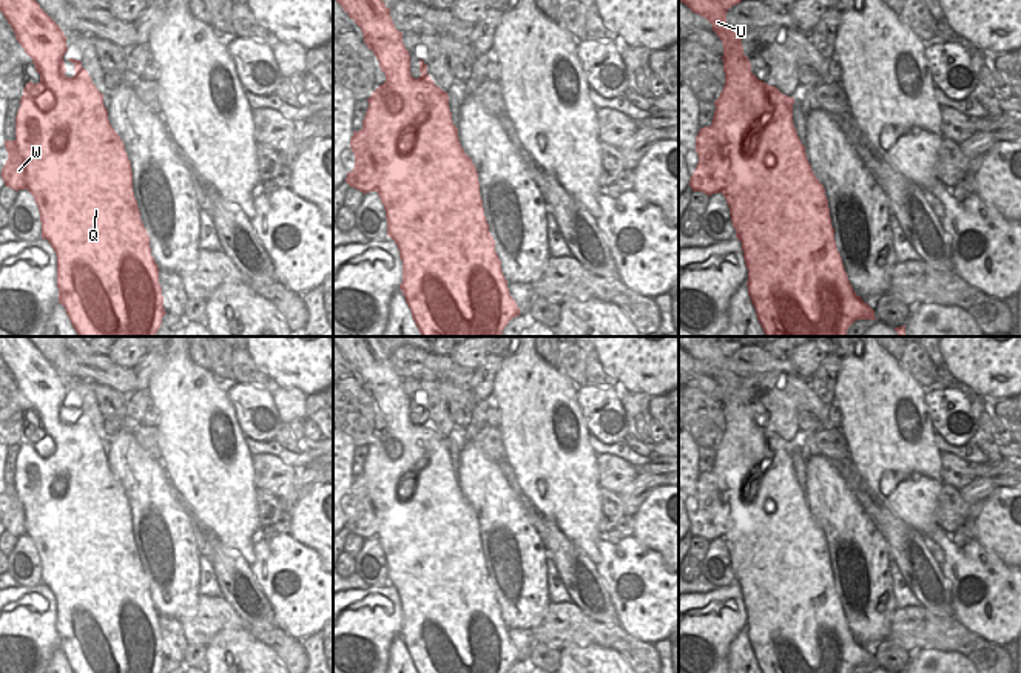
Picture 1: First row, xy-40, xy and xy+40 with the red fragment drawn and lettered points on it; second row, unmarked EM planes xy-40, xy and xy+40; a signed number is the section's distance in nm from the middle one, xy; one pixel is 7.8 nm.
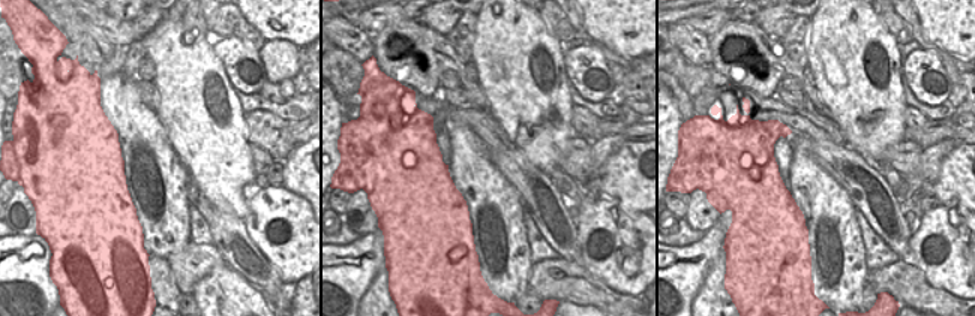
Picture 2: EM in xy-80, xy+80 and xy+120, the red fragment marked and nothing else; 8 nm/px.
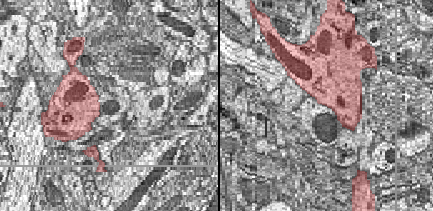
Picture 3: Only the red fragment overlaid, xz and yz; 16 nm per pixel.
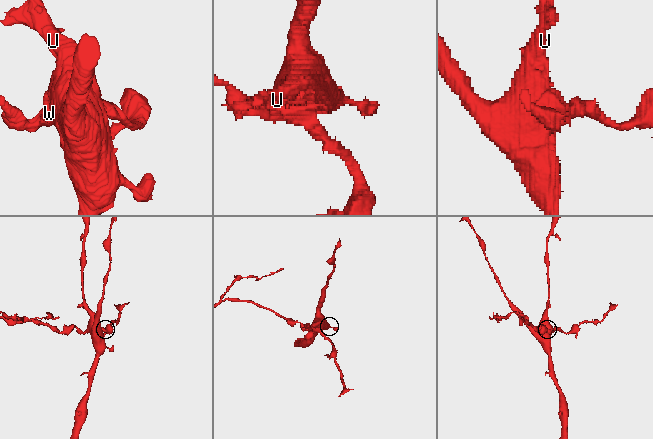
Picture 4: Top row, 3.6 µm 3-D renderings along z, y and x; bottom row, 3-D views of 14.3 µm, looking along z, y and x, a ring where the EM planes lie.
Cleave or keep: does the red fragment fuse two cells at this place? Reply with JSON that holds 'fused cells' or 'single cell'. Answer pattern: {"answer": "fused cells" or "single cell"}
{"answer": "fused cells"}

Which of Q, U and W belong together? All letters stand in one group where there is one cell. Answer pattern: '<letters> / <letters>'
Q U / W

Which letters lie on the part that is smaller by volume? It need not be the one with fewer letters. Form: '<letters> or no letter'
W

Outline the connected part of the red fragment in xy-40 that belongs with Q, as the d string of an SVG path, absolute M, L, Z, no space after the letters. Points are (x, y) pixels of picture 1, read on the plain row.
M0 336L0 357L40 420L39 429L28 428L23 435L15 462L15 488L26 509L26 536L39 553L42 583L57 600L59 648L72 673L160 673L167 658L159 613L134 543L131 508L120 482L110 469L103 440L80 406L68 404L74 409L76 420L65 420L66 381L26 336Z

